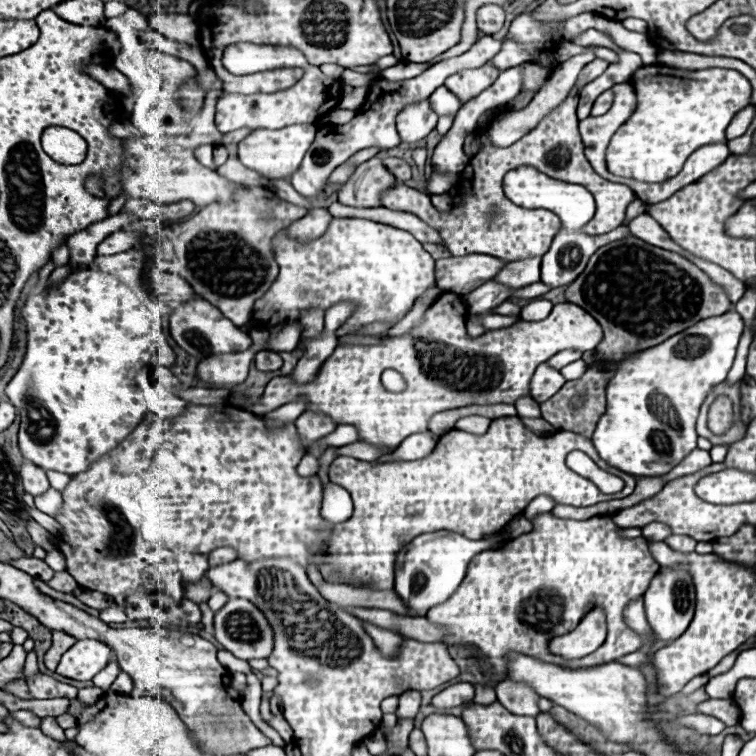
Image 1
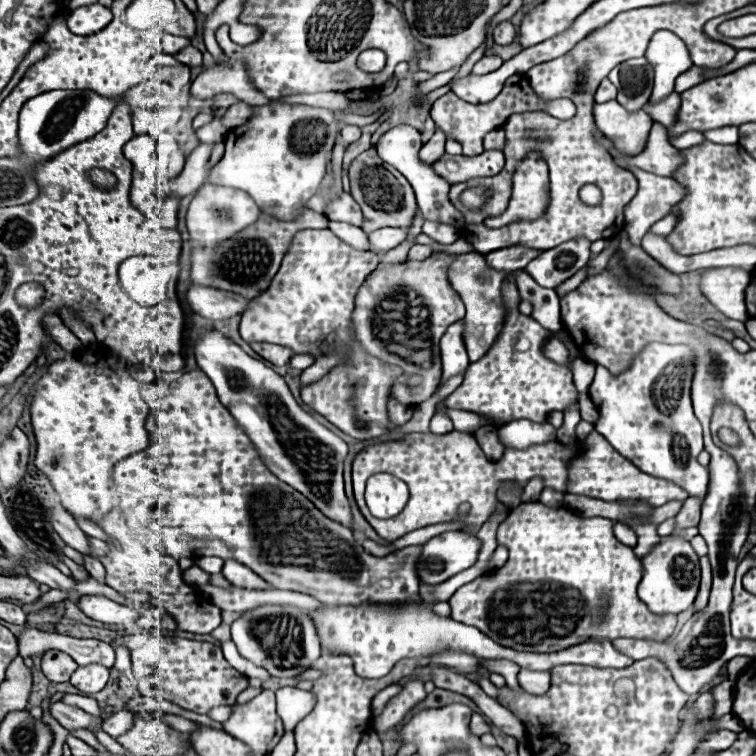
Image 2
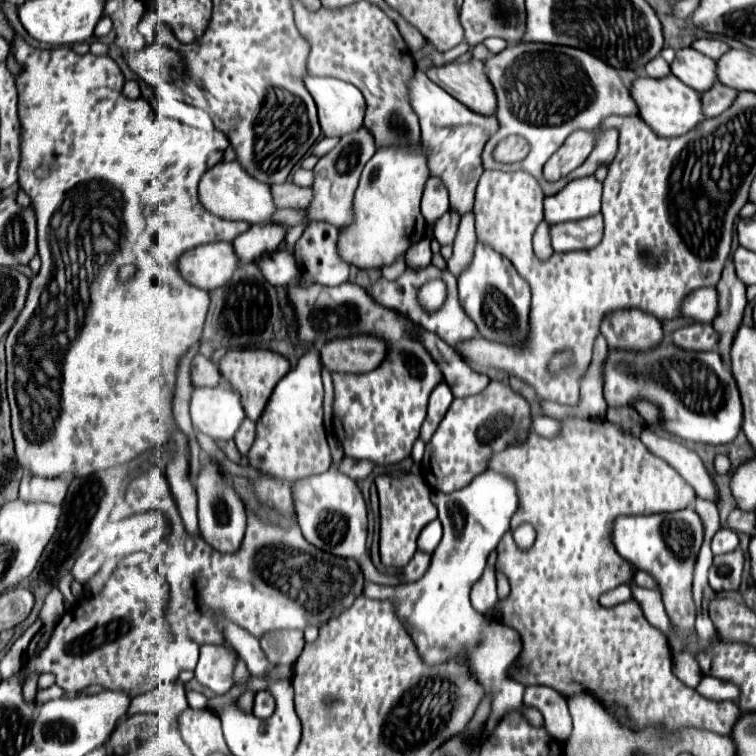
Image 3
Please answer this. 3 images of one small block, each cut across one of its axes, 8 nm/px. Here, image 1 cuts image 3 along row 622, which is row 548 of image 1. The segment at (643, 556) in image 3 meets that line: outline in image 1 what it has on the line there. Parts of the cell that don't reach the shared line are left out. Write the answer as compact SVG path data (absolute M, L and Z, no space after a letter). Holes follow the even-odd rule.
M672 534L664 540L672 550L678 550L678 552L692 552L694 546L696 546L696 540L686 535Z

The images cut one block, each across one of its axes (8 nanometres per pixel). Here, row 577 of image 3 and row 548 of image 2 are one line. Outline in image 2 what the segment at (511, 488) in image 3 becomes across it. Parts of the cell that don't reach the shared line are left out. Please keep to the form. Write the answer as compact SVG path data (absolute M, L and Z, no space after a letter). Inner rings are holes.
M444 532L430 538L420 556L418 576L426 584L440 584L476 564L480 540L466 532Z

